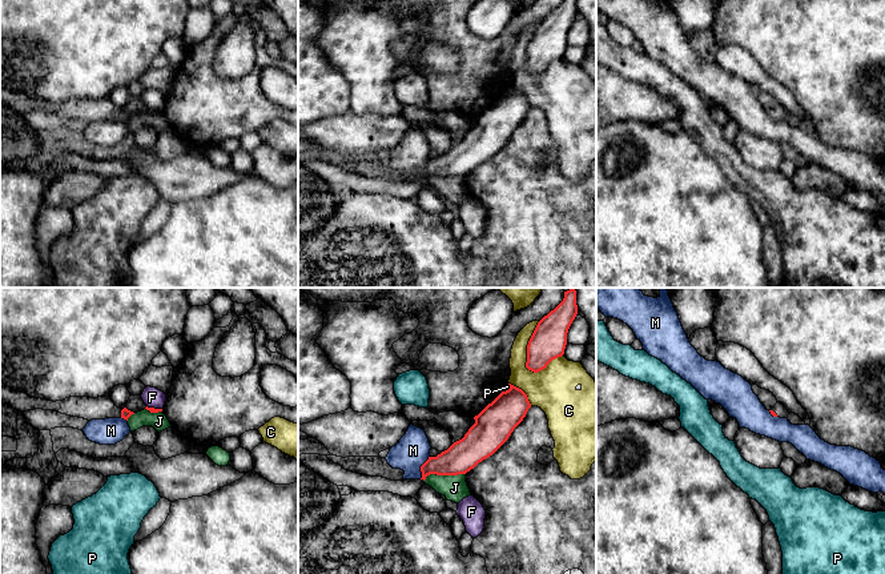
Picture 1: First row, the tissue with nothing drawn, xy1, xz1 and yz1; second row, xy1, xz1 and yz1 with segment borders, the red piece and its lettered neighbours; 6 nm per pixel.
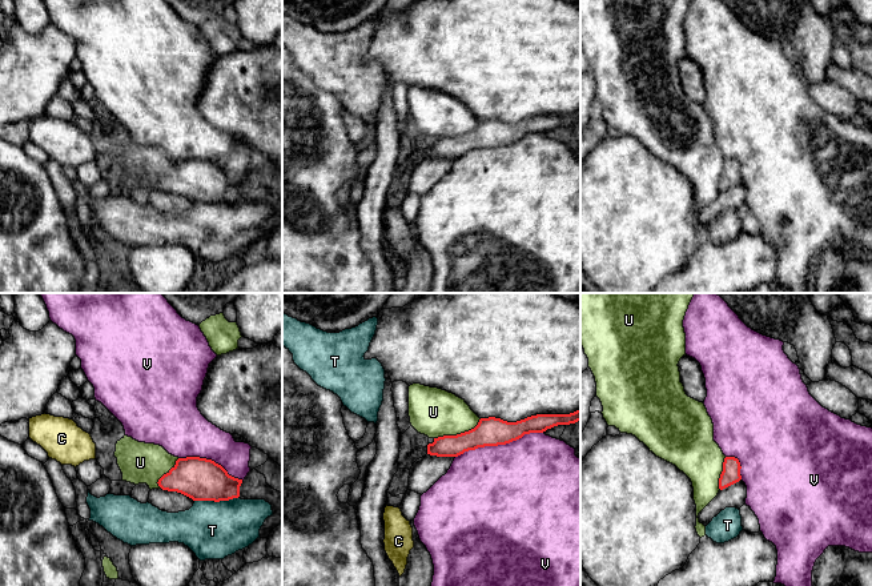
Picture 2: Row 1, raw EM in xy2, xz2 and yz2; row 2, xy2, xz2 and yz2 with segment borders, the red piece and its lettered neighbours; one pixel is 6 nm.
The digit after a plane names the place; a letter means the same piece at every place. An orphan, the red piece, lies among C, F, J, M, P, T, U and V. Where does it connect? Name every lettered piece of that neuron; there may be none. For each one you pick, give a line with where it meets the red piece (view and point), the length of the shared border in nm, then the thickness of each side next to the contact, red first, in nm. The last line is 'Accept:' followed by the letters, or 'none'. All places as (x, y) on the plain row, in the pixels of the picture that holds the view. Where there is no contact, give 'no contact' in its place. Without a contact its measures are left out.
Accept: none

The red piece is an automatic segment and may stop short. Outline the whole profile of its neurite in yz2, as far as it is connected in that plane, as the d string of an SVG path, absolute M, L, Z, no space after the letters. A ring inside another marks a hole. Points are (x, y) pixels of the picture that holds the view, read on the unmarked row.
M726 158L723 164L723 173L719 180L719 190L723 192L742 181L740 164L735 158Z

